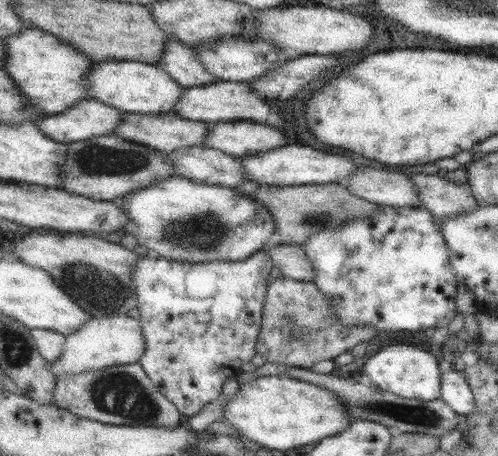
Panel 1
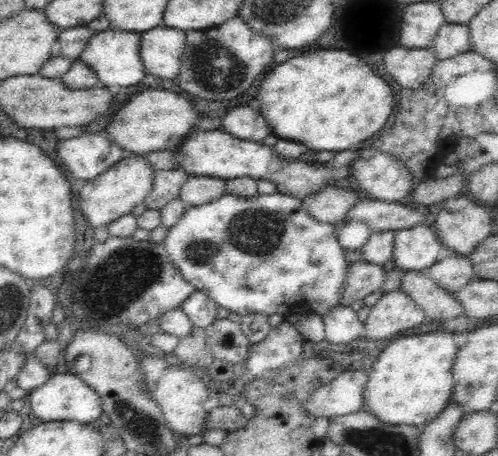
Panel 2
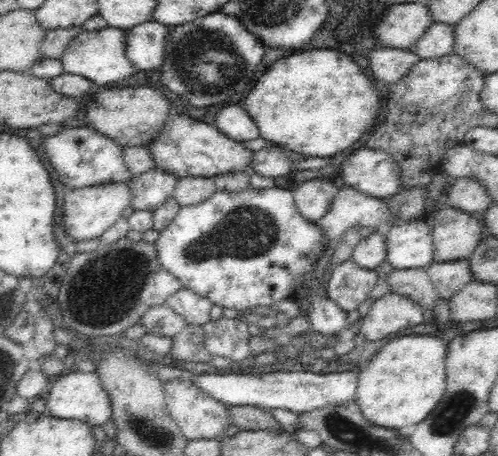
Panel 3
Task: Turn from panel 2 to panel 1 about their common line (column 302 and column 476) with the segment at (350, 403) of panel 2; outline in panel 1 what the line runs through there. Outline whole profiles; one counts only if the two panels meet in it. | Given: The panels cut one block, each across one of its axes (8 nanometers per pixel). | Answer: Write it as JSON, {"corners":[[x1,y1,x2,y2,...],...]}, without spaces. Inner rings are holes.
{"corners":[[449,370,441,376,441,400,449,404,449,408,457,412,463,420,477,408,465,374,459,374,455,370]]}

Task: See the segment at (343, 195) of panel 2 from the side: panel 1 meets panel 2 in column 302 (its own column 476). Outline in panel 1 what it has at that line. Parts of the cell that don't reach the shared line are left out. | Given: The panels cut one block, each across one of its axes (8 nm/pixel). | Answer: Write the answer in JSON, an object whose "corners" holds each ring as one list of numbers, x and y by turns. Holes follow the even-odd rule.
{"corners":[[411,174,409,180,423,202,421,208,441,220,479,208,479,202,471,190,459,182,449,182,445,178,429,174]]}

